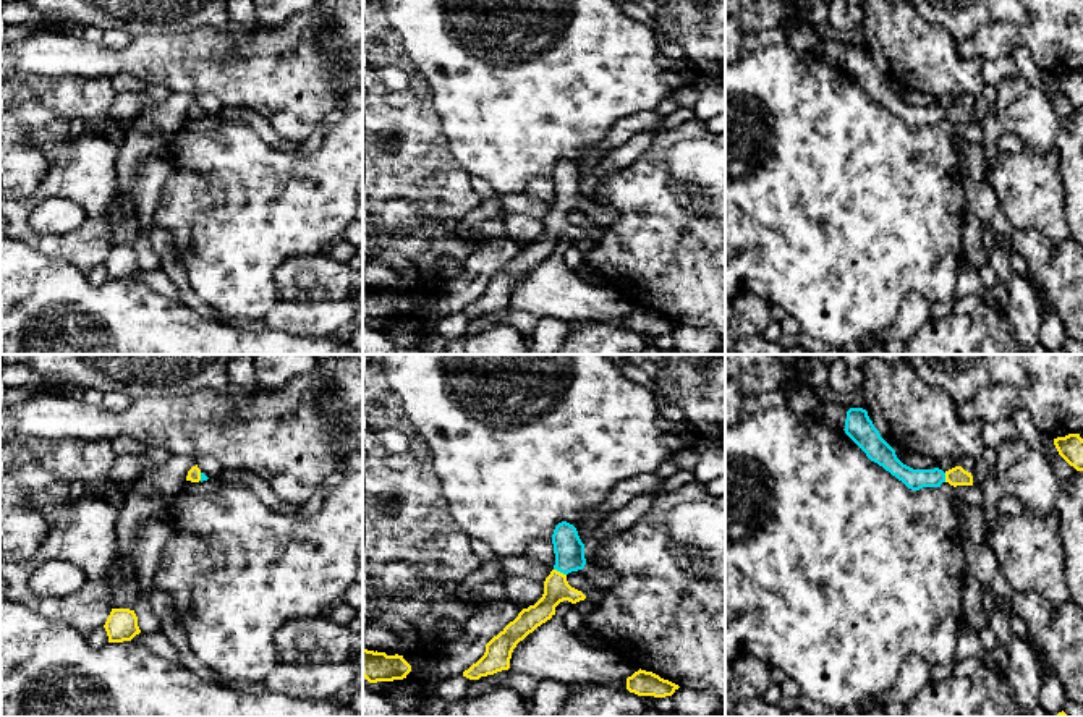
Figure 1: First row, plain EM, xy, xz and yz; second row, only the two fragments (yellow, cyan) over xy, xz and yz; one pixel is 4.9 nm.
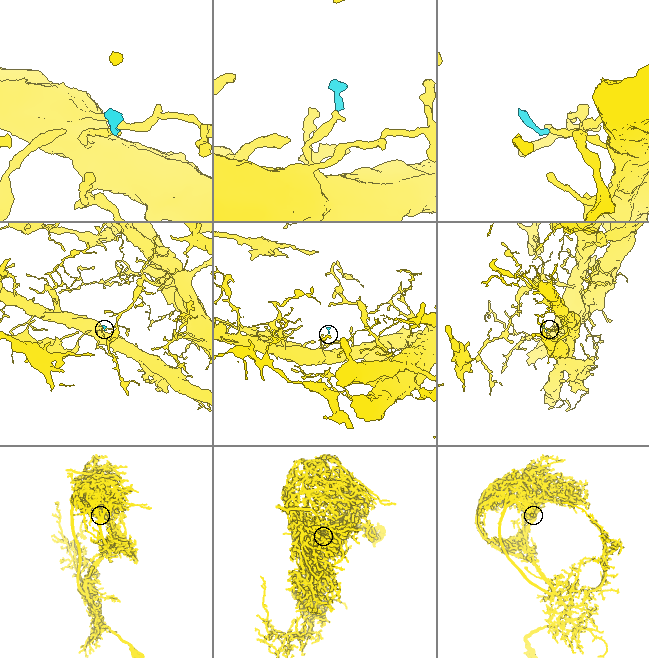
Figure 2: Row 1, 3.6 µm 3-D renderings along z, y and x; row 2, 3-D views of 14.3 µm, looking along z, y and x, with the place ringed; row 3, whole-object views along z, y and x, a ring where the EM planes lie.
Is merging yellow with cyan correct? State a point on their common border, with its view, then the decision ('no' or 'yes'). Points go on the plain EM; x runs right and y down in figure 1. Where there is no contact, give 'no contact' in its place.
xz (559, 209) | yes

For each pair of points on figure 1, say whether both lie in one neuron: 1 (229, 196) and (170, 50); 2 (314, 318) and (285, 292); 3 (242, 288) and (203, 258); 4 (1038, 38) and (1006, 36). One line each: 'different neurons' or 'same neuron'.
1: different neurons
2: different neurons
3: same neuron
4: different neurons

